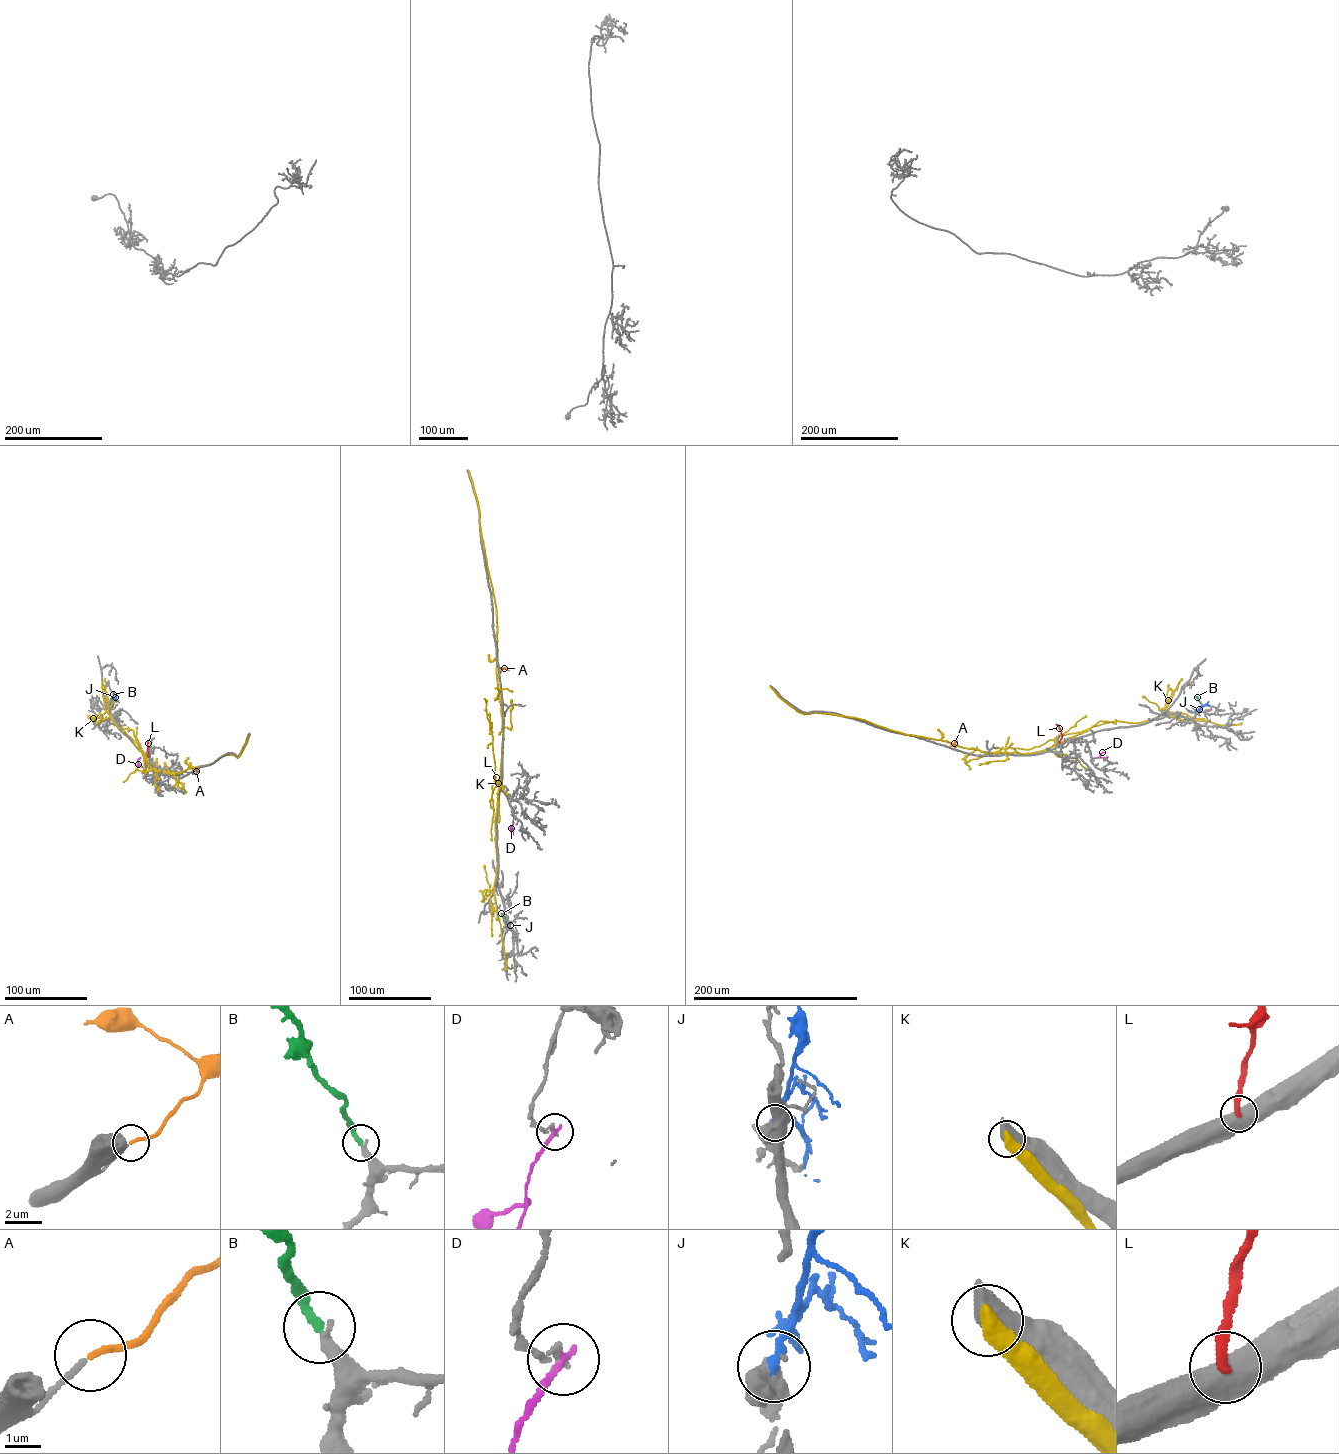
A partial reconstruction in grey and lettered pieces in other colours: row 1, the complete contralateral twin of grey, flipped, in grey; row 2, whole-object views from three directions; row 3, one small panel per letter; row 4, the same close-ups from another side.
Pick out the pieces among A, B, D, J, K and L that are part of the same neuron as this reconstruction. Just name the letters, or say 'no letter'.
A, B

